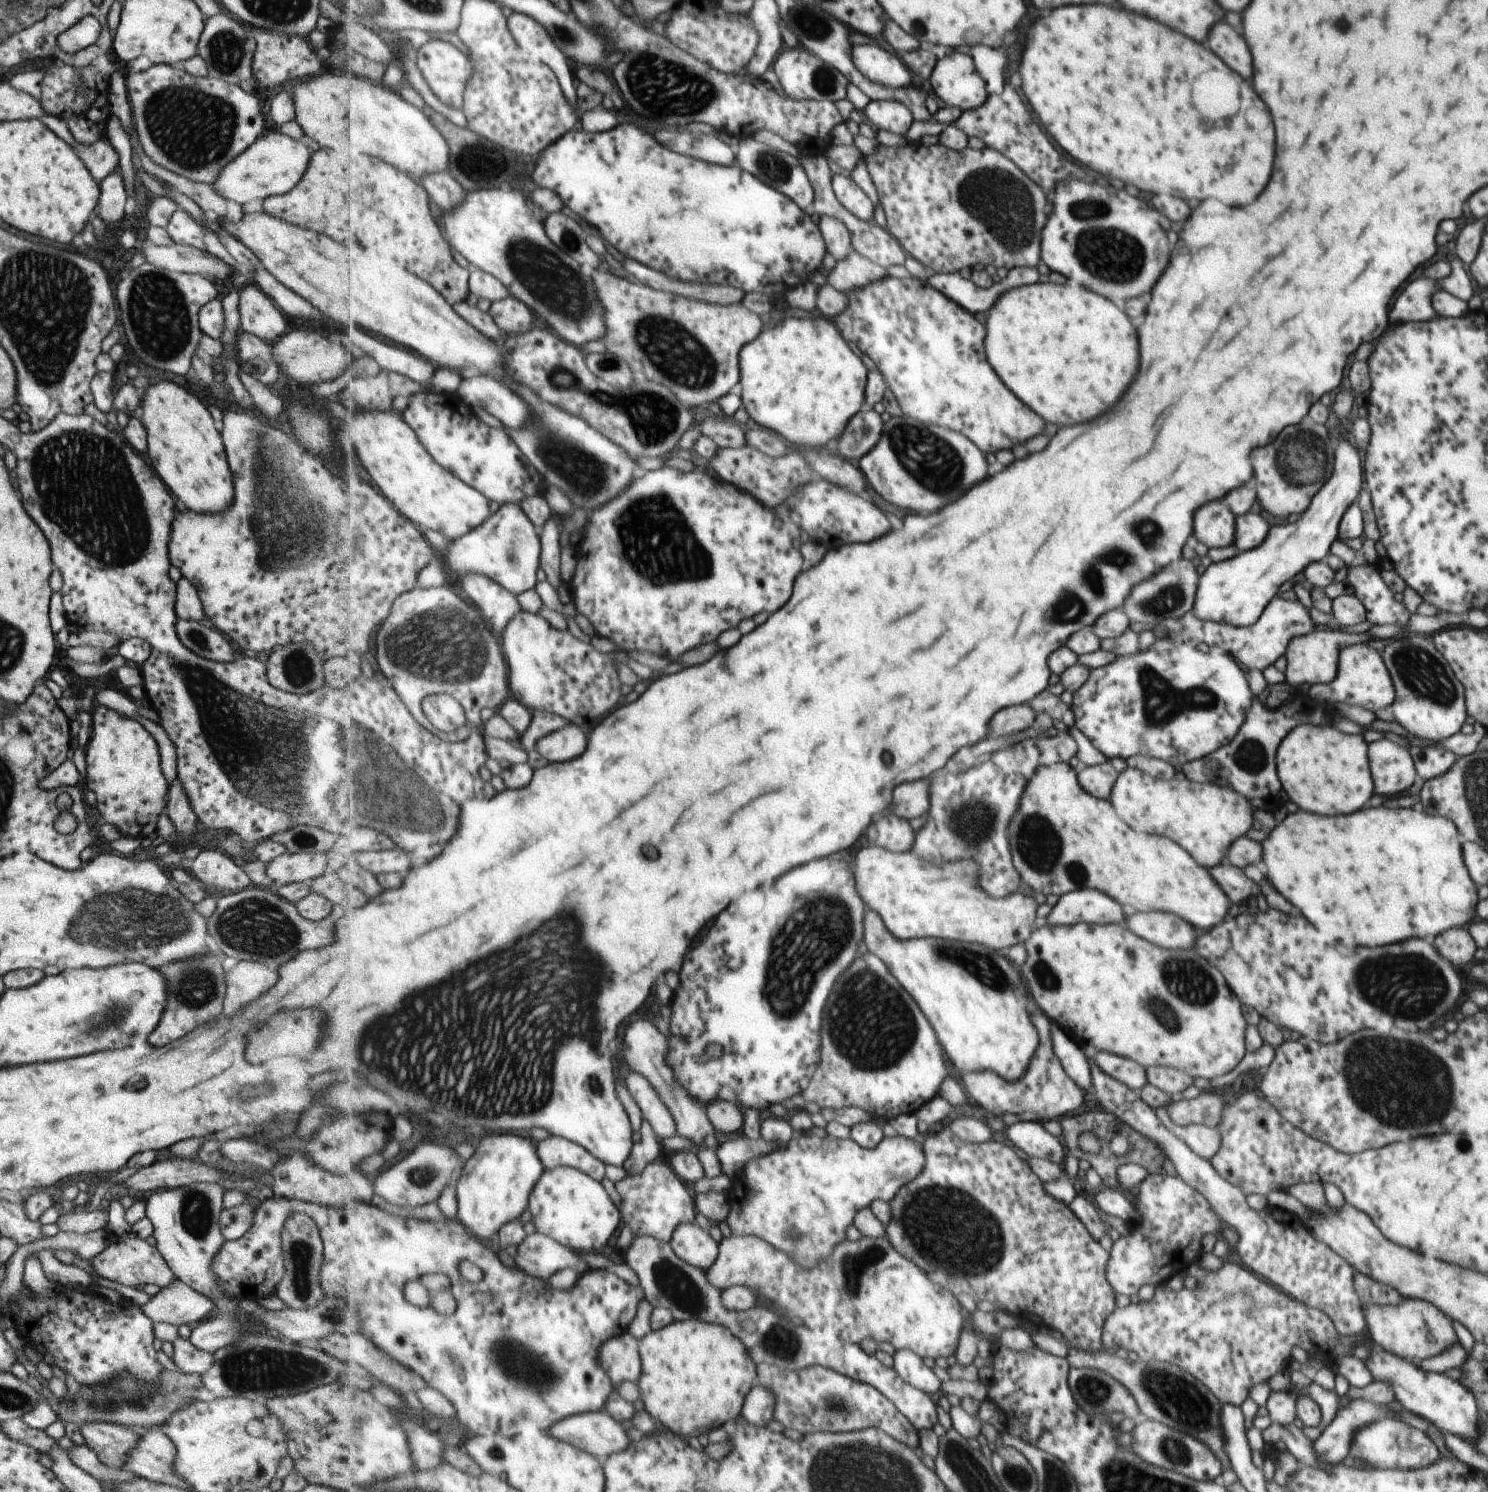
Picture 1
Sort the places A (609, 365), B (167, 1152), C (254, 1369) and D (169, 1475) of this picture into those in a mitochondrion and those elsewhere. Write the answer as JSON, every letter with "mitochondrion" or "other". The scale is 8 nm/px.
{"A":"mitochondrion","B":"other","C":"mitochondrion","D":"other"}

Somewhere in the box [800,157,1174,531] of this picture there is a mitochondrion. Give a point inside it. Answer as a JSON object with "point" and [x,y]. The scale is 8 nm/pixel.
{"point":[994,197]}

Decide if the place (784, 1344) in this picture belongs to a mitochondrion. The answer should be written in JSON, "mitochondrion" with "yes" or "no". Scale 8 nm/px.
{"mitochondrion":"yes"}

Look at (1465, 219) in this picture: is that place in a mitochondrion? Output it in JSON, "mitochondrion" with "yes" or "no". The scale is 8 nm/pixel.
{"mitochondrion":"no"}

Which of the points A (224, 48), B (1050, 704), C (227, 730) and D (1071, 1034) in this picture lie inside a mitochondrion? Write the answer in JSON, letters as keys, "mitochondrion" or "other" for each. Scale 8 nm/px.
{"A":"mitochondrion","B":"other","C":"mitochondrion","D":"other"}

